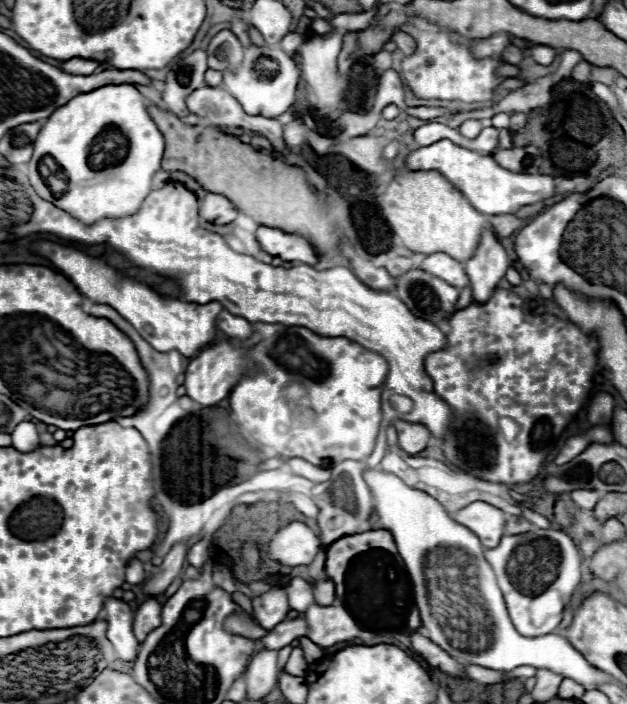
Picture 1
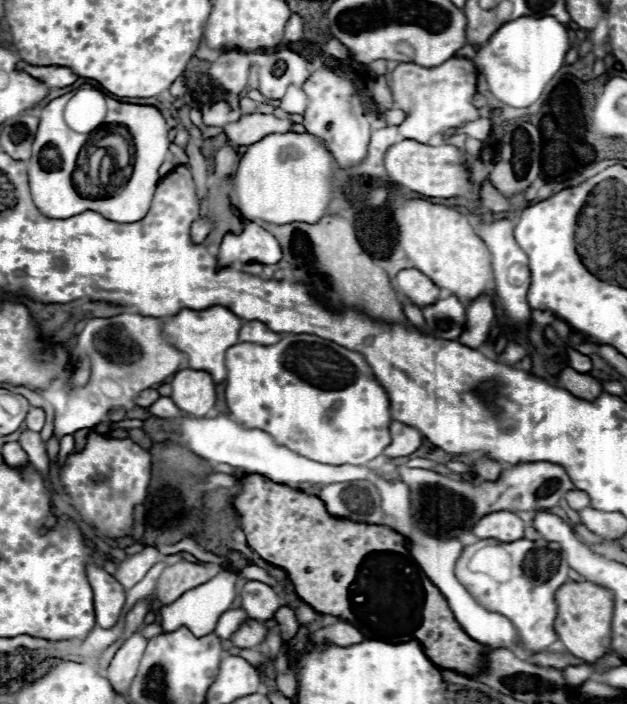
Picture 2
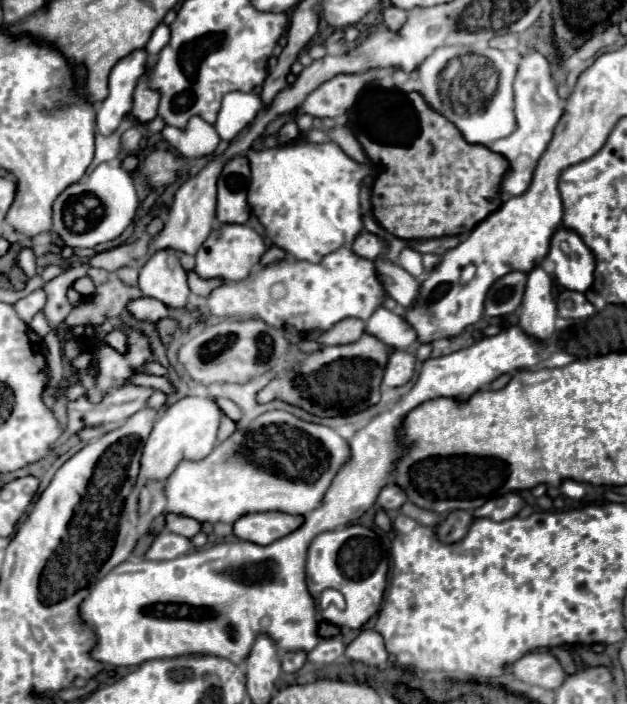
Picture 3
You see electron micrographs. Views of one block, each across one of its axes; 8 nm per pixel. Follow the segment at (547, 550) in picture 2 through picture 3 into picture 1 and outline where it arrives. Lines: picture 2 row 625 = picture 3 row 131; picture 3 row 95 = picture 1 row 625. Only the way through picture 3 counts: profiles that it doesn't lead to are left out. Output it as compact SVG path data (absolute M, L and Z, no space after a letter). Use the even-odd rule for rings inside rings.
M534 530L516 536L502 536L496 548L486 550L498 586L504 592L508 614L516 630L524 636L542 636L556 630L562 620L564 604L570 602L580 582L580 554L572 538L558 530Z

